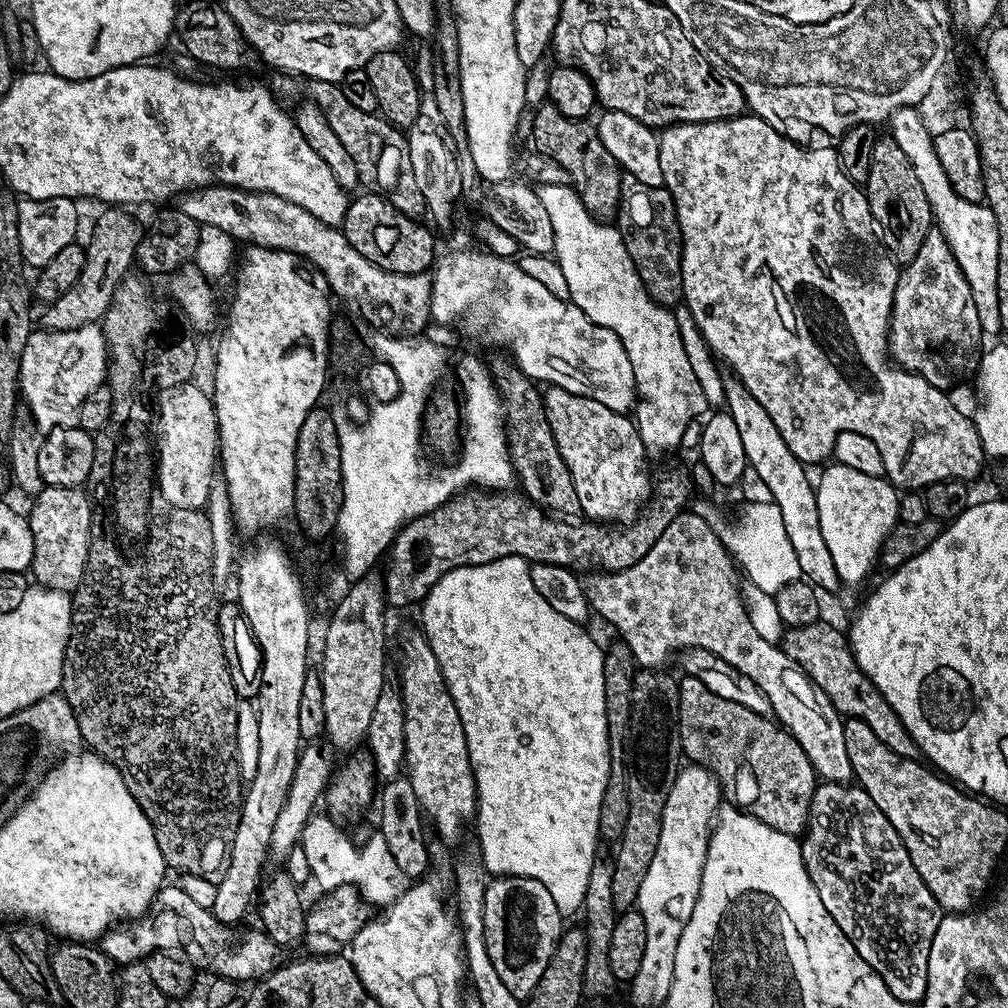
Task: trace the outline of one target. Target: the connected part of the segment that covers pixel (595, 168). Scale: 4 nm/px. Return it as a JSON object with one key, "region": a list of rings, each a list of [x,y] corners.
{"region":[[[547,102],[541,104],[531,115],[531,147],[542,154],[550,154],[550,158],[554,158],[554,162],[559,162],[566,174],[570,174],[570,187],[578,194],[588,212],[597,218],[615,217],[620,205],[622,169],[614,154],[610,154],[610,150],[602,146],[602,138],[596,132],[595,123],[587,119],[566,118],[562,110]]]}

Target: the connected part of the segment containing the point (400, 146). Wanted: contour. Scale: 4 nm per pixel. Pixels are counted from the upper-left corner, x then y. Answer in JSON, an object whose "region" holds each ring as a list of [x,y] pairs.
{"region":[[[308,80],[307,99],[315,107],[326,114],[326,122],[330,122],[330,130],[338,134],[342,146],[346,146],[350,158],[354,158],[354,166],[358,166],[360,184],[371,195],[381,196],[390,202],[396,210],[402,210],[402,214],[413,218],[425,215],[426,201],[417,187],[417,179],[414,178],[413,164],[410,162],[410,151],[407,145],[406,135],[395,124],[389,124],[383,116],[376,112],[358,110],[347,100],[343,87],[339,83],[331,84],[325,80]]]}

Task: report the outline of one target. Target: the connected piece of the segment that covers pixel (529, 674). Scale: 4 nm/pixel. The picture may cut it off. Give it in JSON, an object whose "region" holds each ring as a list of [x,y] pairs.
{"region":[[[507,556],[497,560],[495,564],[471,564],[450,570],[433,588],[429,588],[422,603],[419,605],[419,623],[422,625],[424,637],[428,640],[430,650],[434,650],[434,658],[438,658],[438,666],[442,666],[442,678],[450,690],[450,698],[454,698],[454,706],[458,706],[458,718],[462,718],[462,730],[466,730],[466,746],[470,754],[470,766],[476,783],[476,836],[480,839],[479,863],[493,877],[525,876],[534,878],[550,890],[550,898],[554,898],[554,906],[558,906],[561,917],[568,918],[571,912],[581,911],[586,882],[590,878],[590,866],[598,859],[596,842],[601,839],[599,834],[599,807],[602,806],[602,794],[606,790],[607,779],[610,778],[610,750],[606,720],[606,697],[603,685],[603,660],[605,649],[596,645],[596,640],[587,632],[584,624],[575,624],[568,618],[562,618],[538,590],[534,590],[534,582],[530,578],[529,561],[520,556]]]}

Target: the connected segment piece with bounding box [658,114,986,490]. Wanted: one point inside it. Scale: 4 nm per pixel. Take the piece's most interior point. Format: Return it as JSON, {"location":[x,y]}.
{"location":[782,269]}

